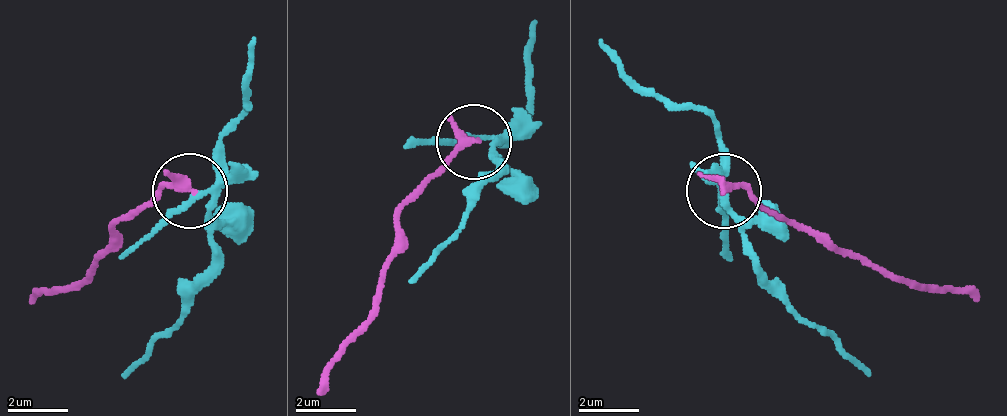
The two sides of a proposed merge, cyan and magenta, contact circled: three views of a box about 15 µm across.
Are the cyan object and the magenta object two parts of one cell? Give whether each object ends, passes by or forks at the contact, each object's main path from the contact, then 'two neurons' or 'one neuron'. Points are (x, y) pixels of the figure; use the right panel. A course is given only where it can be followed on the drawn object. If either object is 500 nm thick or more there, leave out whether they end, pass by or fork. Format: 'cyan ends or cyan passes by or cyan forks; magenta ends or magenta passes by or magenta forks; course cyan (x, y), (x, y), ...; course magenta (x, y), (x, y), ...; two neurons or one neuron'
cyan forks; magenta passes by; course cyan (722, 192), (760, 274), (871, 375); course magenta (722, 192), (744, 186), (796, 225), (894, 270), (976, 302); two neurons

